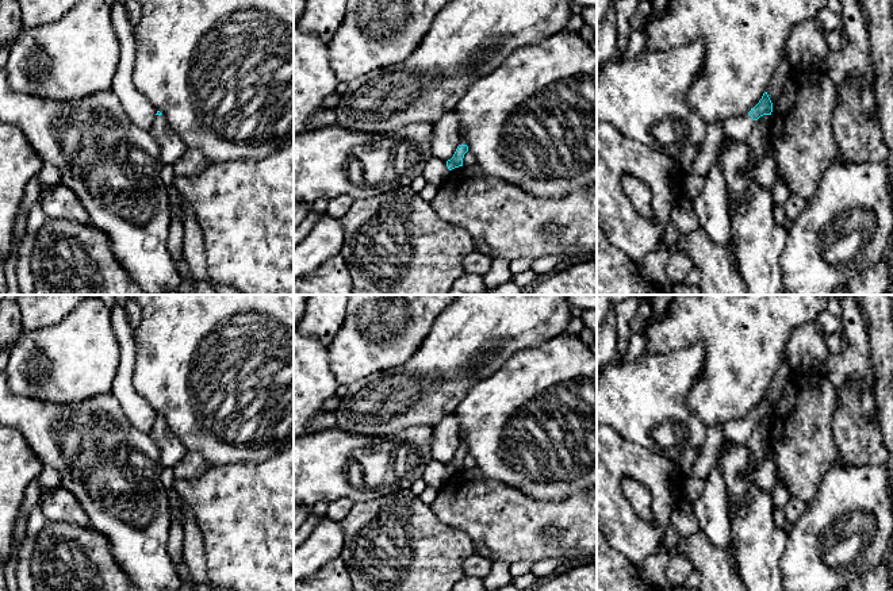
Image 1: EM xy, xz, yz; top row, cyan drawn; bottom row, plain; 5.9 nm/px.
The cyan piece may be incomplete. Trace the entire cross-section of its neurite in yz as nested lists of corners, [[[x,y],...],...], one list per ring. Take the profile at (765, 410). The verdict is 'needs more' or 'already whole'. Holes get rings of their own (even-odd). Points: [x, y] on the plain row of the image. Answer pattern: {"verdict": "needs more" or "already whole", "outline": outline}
{"verdict": "needs more", "outline": [[[763,396],[759,406],[751,411],[751,414],[744,419],[729,421],[724,425],[724,441],[723,444],[728,446],[729,444],[746,444],[755,427],[755,425],[763,418],[771,418],[773,406],[767,398]]]}

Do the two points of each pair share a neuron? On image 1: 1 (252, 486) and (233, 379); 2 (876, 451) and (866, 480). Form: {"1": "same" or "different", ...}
{"1": "different", "2": "different"}

